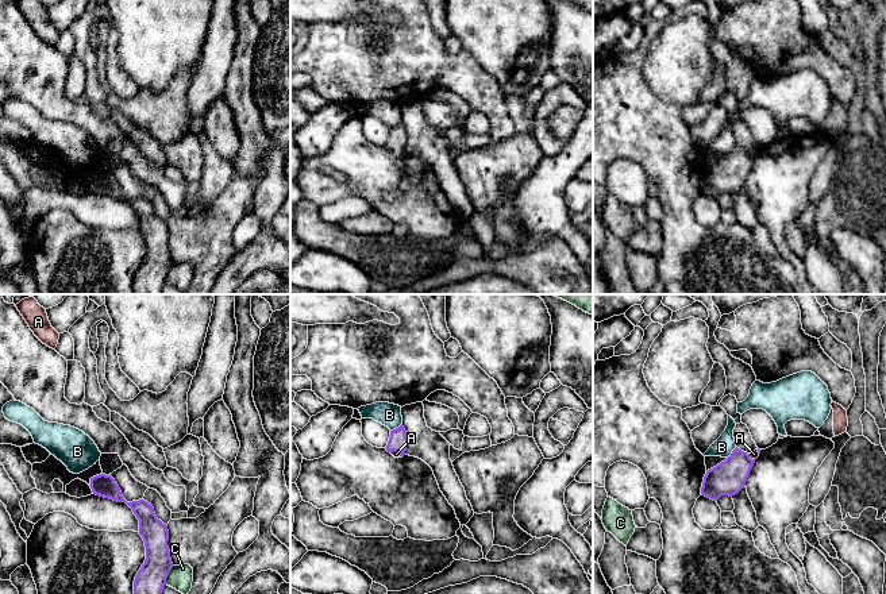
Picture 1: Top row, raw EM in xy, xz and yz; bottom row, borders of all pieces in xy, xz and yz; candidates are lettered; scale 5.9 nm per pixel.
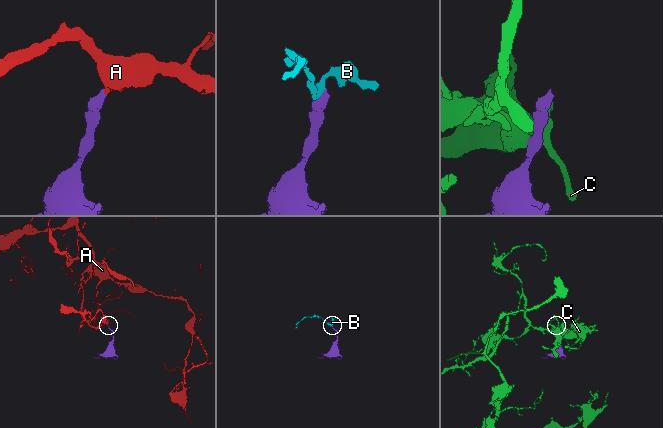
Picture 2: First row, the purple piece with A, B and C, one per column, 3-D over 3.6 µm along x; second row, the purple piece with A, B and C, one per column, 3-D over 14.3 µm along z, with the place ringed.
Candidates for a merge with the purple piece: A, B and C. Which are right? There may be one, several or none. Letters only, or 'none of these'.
A

